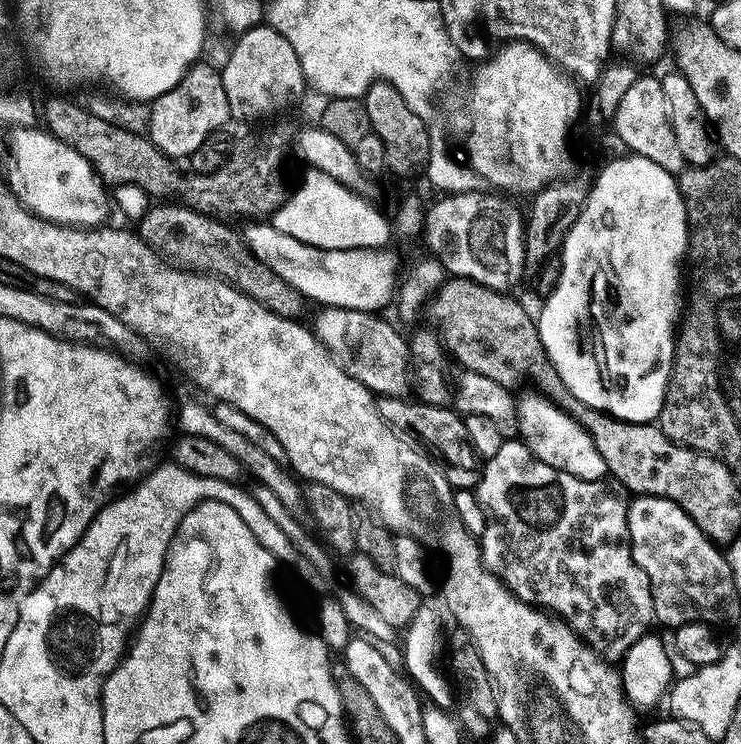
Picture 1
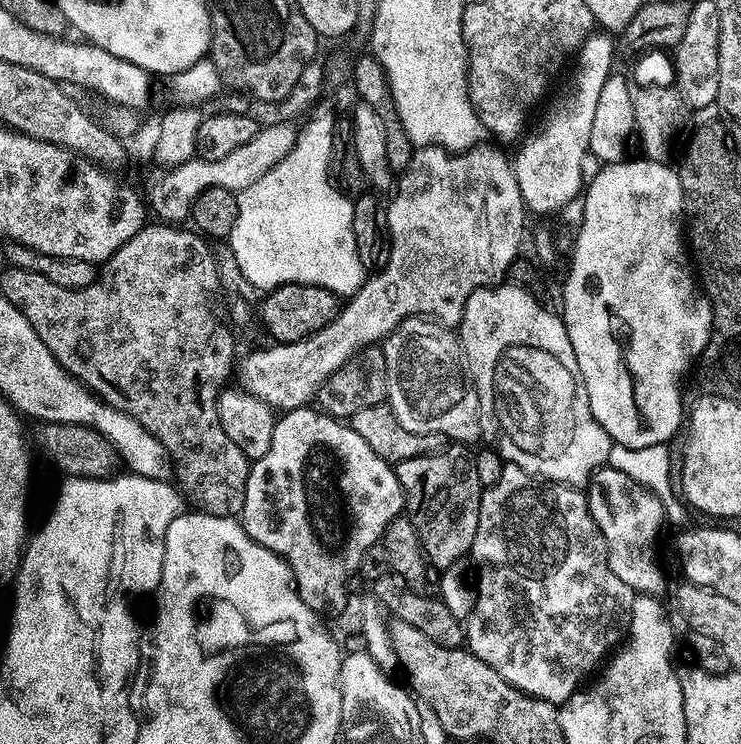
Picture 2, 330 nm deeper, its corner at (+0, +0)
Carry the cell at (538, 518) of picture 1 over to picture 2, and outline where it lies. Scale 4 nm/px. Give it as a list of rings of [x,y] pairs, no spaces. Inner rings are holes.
[[[505,463],[502,478],[498,478],[498,482],[494,482],[494,486],[481,491],[478,534],[474,534],[470,560],[474,565],[477,602],[471,616],[466,620],[466,647],[469,652],[482,658],[482,662],[486,662],[486,666],[490,666],[490,670],[494,670],[507,684],[513,684],[520,692],[525,692],[528,696],[537,696],[539,700],[548,700],[557,706],[563,704],[581,687],[580,679],[596,663],[599,665],[628,635],[632,607],[637,593],[630,586],[626,586],[626,582],[622,582],[622,578],[618,578],[618,574],[614,574],[614,570],[610,570],[602,530],[599,529],[590,514],[587,495],[579,487],[555,482],[537,482],[528,473],[521,470],[517,464]]]

